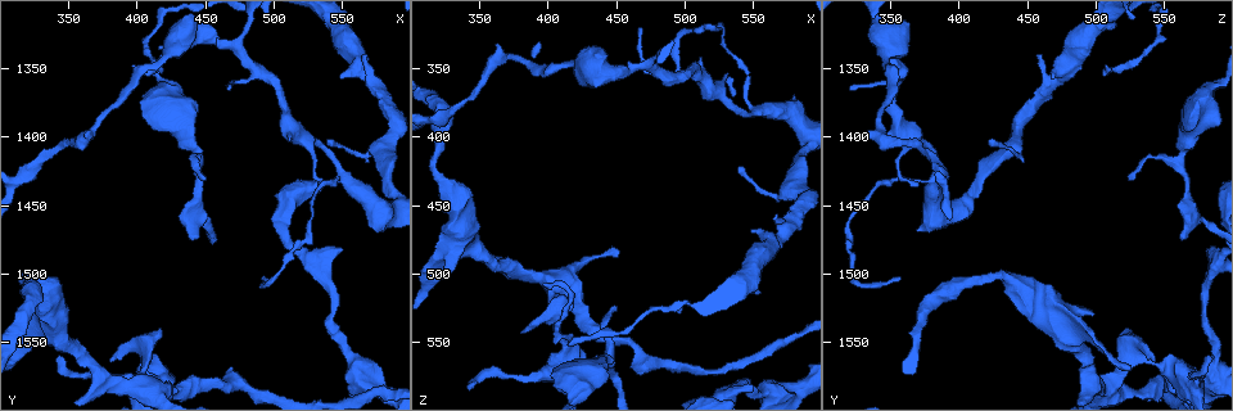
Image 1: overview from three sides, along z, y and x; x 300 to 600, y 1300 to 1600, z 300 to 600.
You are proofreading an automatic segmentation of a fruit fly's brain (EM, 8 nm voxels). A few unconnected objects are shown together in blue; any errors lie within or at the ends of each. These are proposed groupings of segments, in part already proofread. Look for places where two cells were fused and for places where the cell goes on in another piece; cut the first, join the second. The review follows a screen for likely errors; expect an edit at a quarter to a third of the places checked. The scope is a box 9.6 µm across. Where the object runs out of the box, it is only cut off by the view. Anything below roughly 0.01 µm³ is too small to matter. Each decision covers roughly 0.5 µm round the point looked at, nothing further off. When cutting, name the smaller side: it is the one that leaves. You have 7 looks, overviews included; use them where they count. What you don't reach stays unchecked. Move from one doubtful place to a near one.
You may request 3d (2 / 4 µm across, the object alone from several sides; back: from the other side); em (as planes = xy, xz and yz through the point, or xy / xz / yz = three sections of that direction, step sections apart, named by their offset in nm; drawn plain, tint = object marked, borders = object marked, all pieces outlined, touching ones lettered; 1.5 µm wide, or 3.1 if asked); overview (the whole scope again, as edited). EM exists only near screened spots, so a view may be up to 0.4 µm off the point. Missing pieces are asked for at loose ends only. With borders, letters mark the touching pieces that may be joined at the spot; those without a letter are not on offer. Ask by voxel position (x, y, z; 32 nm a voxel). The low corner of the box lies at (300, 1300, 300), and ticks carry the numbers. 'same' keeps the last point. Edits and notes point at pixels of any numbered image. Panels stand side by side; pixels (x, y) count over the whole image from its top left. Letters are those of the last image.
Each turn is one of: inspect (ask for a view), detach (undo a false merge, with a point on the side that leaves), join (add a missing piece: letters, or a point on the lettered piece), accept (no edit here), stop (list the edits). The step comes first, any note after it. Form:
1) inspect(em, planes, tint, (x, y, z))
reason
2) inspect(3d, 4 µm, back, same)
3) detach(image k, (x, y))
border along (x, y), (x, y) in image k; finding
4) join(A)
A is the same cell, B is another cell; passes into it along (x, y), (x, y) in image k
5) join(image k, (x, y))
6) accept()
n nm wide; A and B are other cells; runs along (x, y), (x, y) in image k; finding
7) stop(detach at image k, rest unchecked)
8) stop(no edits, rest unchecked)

inspect(3d, 4 µm, (322, 1506, 404))
sudden change in width

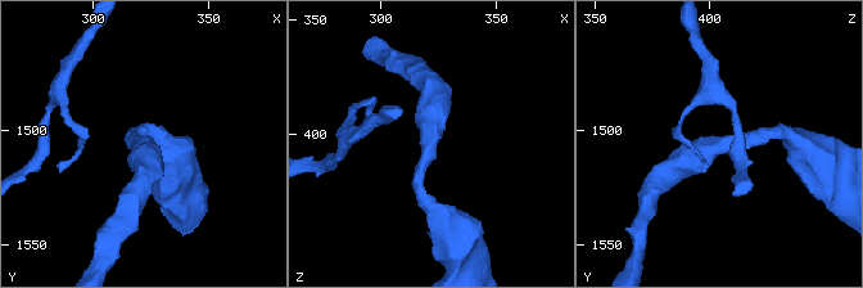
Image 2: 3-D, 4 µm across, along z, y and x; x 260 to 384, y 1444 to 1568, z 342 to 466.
inspect(em, planes, tint, (322, 1508, 402))
arms of 190, 340 nm

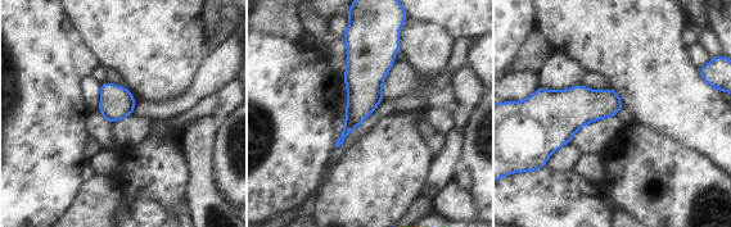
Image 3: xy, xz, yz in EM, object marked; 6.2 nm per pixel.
inspect(em, planes, borders, same)

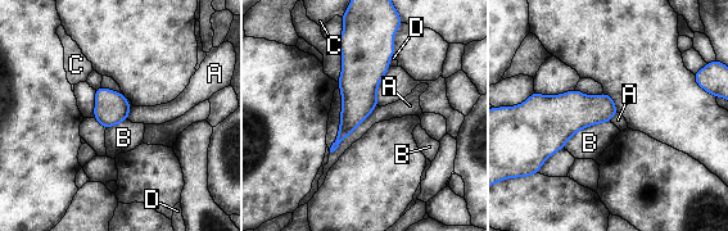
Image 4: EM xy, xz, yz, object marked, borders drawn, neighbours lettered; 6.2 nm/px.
accept()
A touches over 420 nm; A, B, C and D are other cells; continuous, no second cell

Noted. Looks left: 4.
inspect(3d, 2 µm, (546, 1358, 466))
an open end

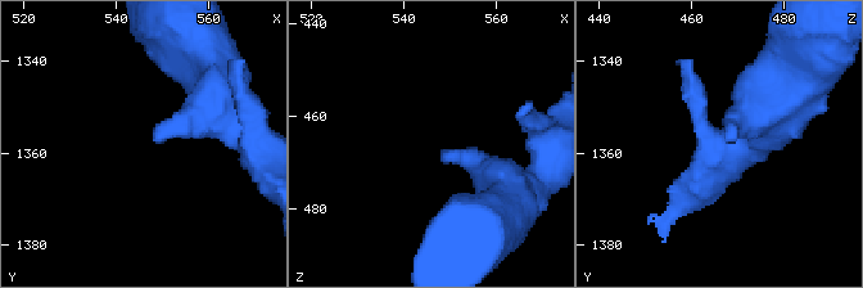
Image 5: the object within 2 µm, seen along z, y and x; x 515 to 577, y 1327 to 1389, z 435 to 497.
inspect(em, yz, step 4, tint, (549, 1358, 467))
shape alone is not enough

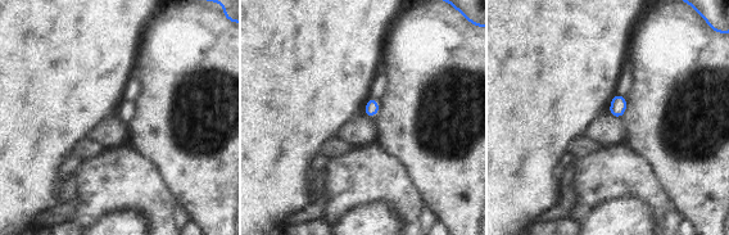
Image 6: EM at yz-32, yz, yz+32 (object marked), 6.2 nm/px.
inspect(em, planes, borders, same)
cut it another way

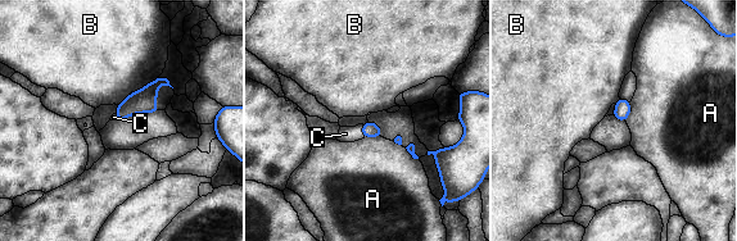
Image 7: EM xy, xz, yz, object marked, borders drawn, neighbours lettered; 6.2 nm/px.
join(C)
C is the same cell, A and B are other cells; it goes on there

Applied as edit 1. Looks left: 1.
inspect(em, planes, borders, (546, 1480, 584))
an open end

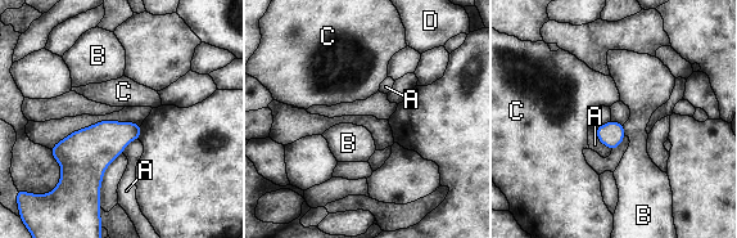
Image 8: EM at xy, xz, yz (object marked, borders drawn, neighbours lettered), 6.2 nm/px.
accept()
A, B, C and D are other cells; border along (623, 125), (625, 134) in image 8; no lettered piece goes on from it

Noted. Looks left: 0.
stop(join at image 7, rest unchecked)

